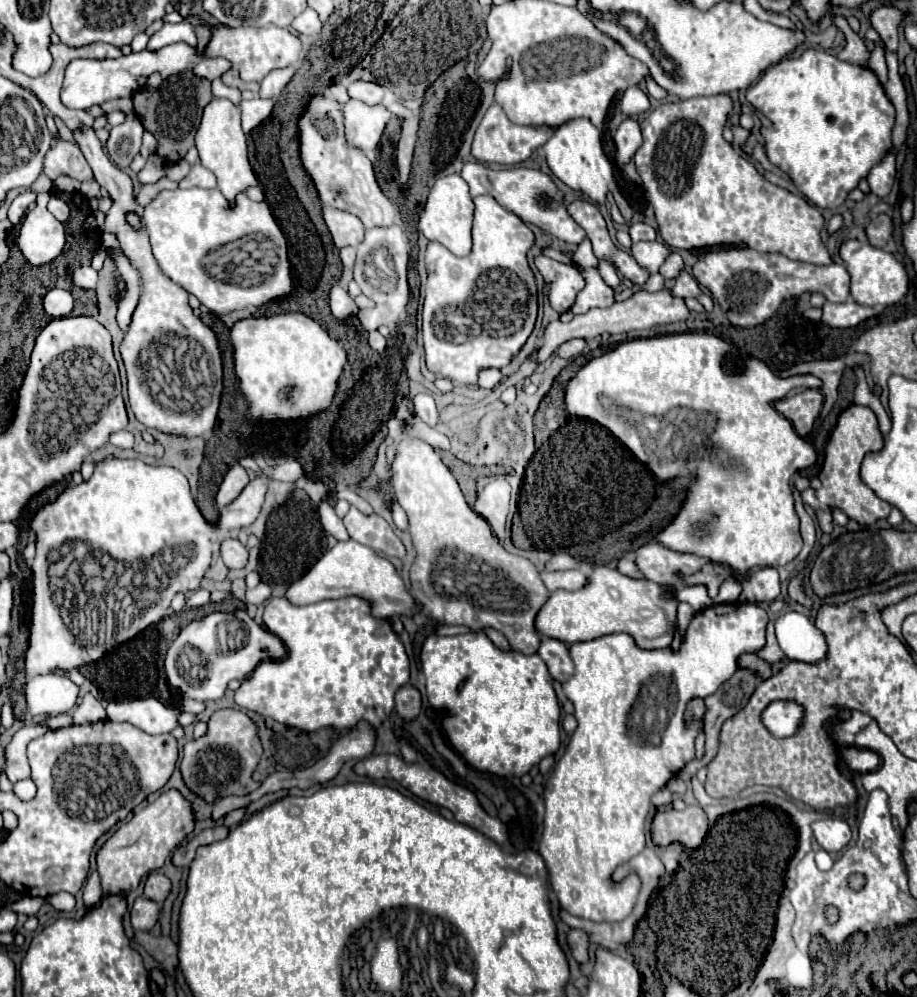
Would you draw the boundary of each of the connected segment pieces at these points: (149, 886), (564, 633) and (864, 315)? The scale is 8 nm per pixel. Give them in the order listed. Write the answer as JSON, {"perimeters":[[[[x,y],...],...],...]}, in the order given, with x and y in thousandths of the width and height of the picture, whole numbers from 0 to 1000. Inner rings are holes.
{"perimeters":[[[[164,876],[159,882],[159,888],[157,888],[157,900],[168,904],[168,906],[179,906],[185,892],[188,892],[188,886],[181,878]]],[[[654,567],[643,577],[639,589],[630,593],[604,593],[585,617],[585,633],[593,639],[604,639],[615,645],[641,643],[663,635],[685,635],[696,649],[720,651],[733,645],[737,607],[739,603],[726,603],[722,599],[724,589],[707,581],[687,581],[672,571]]],[[[923,302],[923,304],[899,304],[896,310],[896,320],[894,324],[905,326],[905,328],[933,328],[936,324],[944,322],[947,318],[951,318],[953,312],[951,308],[938,306],[933,302]]]]}

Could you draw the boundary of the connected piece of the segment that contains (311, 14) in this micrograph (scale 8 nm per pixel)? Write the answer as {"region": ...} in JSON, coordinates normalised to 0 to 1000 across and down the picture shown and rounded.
{"region":[[[334,9],[332,13],[327,13],[321,19],[318,27],[321,27],[321,31],[325,31],[329,35],[347,35],[351,23],[349,23],[349,19],[347,19],[347,15],[345,15],[342,9]]]}

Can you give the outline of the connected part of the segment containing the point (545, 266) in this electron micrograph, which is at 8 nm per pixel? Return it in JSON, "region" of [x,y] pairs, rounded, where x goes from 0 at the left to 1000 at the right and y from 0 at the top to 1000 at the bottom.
{"region":[[[595,256],[582,258],[582,266],[591,274],[595,286],[598,286],[598,304],[604,312],[615,314],[626,306],[628,296],[639,286],[639,280],[635,274],[619,264],[604,262]]]}

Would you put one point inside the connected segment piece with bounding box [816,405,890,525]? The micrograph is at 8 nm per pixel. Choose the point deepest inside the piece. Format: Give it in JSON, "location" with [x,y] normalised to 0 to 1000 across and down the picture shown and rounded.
{"location":[933,435]}

